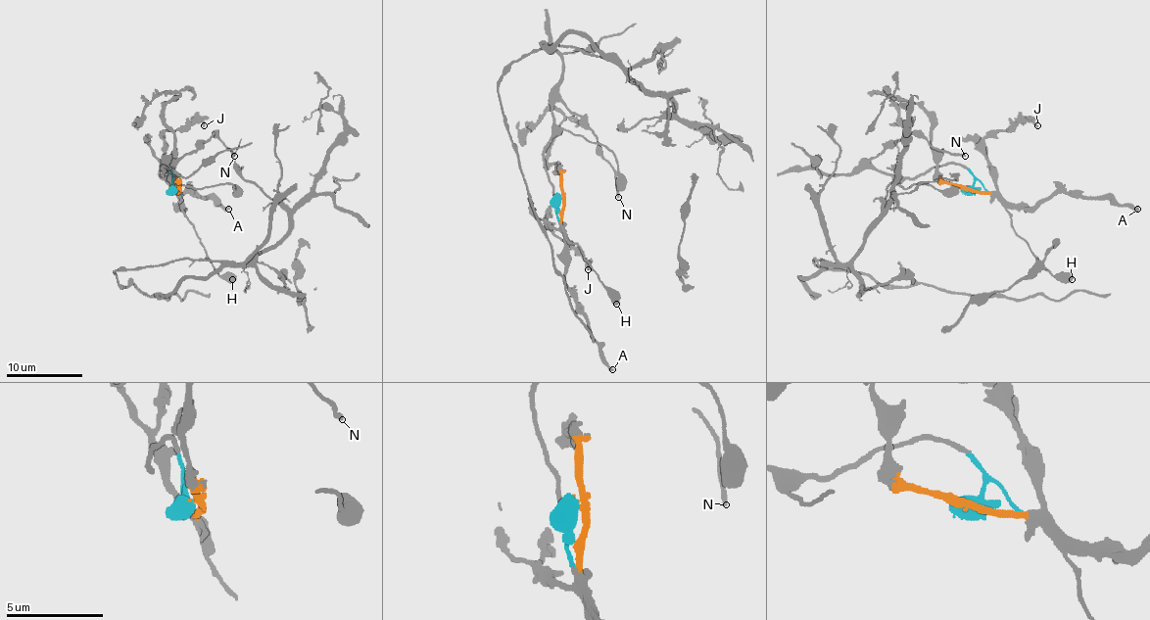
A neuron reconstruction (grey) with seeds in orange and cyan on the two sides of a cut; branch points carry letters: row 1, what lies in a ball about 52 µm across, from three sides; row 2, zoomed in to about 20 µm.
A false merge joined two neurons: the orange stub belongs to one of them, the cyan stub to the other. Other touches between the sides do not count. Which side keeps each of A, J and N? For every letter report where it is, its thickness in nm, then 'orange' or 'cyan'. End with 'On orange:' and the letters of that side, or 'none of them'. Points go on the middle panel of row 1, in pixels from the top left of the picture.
A: at (612, 369); 340 nm thick; orange
J: at (588, 269); 240 nm thick; orange
N: at (618, 197); 240 nm thick; cyan
On orange: A, J

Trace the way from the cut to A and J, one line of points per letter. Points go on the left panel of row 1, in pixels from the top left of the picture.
A: (176, 189), (181, 208), (181, 196), (191, 192), (209, 196), (229, 210)
J: (176, 189), (167, 179), (165, 141), (161, 137), (167, 131), (183, 129), (191, 122), (205, 126)

